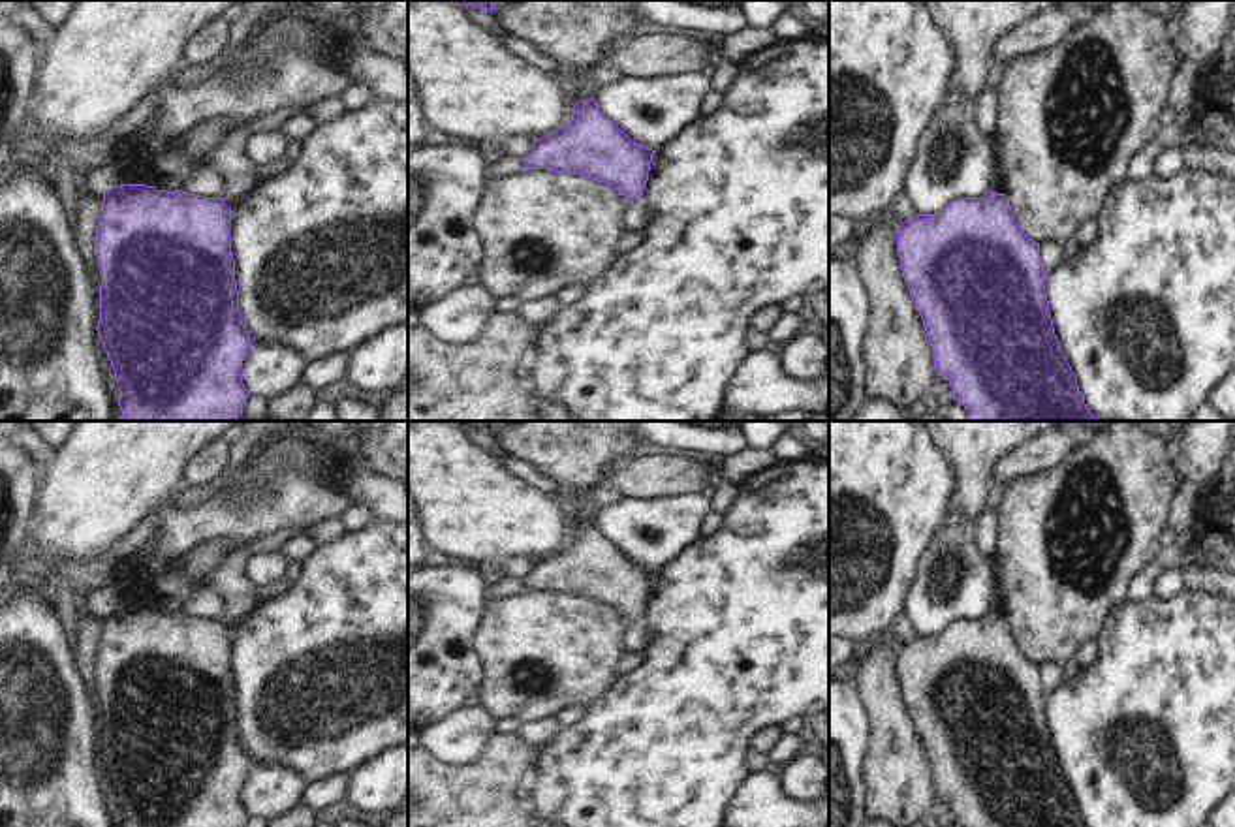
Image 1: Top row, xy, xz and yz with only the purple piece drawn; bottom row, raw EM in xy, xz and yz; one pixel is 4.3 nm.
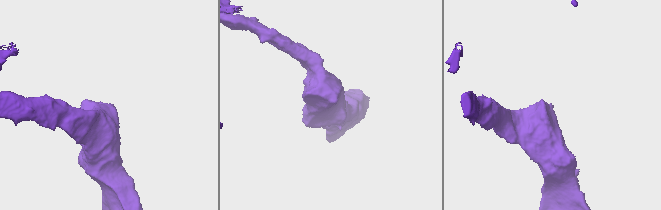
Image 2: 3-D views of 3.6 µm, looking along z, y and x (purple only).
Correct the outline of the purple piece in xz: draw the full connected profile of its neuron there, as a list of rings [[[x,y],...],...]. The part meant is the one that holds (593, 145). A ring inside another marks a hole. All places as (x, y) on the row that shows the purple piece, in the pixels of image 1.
[[[594,98],[579,100],[568,124],[553,133],[534,139],[523,156],[524,169],[549,169],[575,173],[613,186],[618,195],[641,195],[649,180],[650,162],[656,150],[633,143],[611,118],[607,118]]]

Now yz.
[[[989,190],[981,197],[961,197],[940,212],[900,222],[897,252],[934,353],[934,370],[949,380],[953,400],[964,406],[968,421],[1100,421],[1086,408],[1055,335],[1040,242],[1023,231],[1006,194]]]

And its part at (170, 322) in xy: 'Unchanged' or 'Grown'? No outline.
Unchanged.

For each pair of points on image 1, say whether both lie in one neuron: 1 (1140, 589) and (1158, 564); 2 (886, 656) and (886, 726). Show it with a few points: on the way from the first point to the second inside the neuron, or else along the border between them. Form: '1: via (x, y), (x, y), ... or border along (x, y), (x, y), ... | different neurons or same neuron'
1: via (1141, 583), (1153, 570) | same neuron
2: via (886, 673), (886, 709) | same neuron

